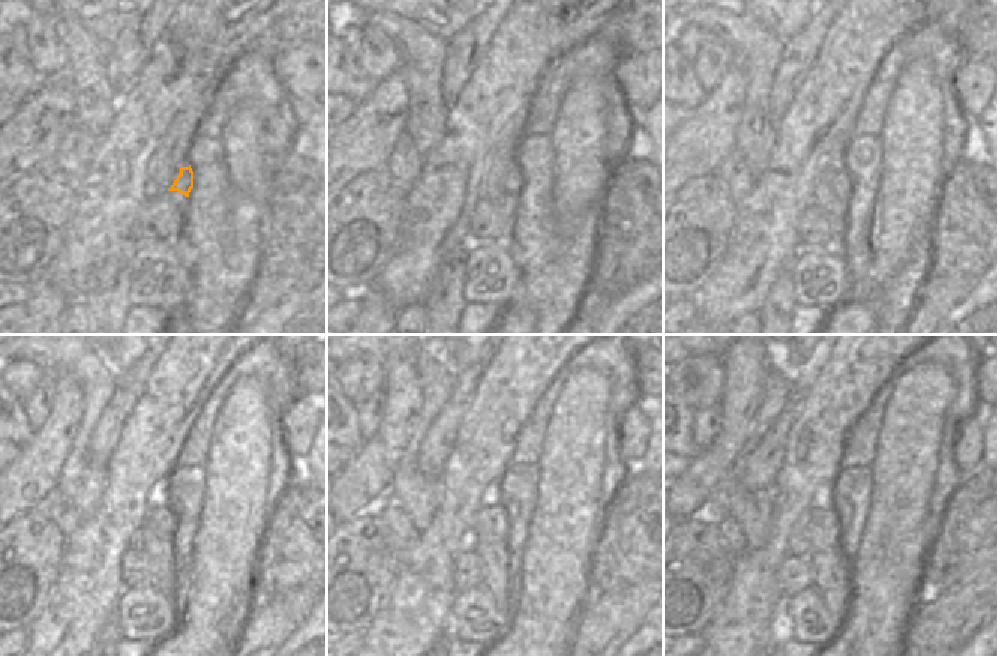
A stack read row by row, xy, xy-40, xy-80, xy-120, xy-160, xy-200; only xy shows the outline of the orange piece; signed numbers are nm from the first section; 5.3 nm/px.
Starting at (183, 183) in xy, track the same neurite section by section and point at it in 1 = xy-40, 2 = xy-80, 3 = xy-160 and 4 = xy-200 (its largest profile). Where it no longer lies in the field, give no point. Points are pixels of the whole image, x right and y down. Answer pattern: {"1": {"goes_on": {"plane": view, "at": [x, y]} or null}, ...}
{"1": {"goes_on": {"plane": "xy-40", "at": [512, 182]}}, "2": {"goes_on": {"plane": "xy-80", "at": [842, 185]}}, "3": {"goes_on": {"plane": "xy-160", "at": [489, 524]}}, "4": {"goes_on": {"plane": "xy-200", "at": [816, 530]}}}

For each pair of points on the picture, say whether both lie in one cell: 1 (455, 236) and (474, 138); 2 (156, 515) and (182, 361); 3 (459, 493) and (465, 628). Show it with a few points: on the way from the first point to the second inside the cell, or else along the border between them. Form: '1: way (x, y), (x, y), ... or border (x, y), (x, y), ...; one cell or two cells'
1: way (455, 212), (455, 162); one cell
2: border (149, 508), (143, 523); two cells
3: border (456, 593), (452, 602), (449, 628); two cells

